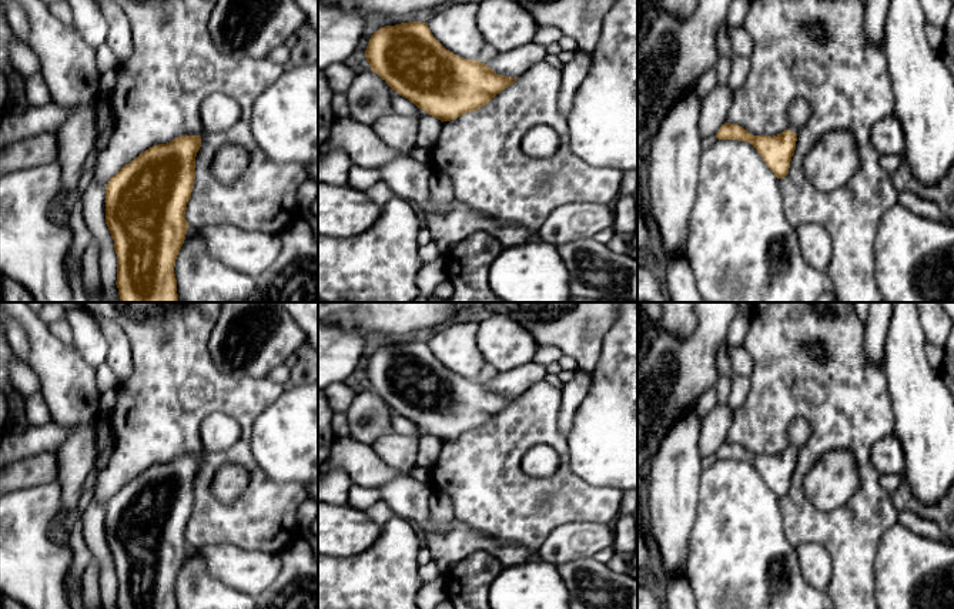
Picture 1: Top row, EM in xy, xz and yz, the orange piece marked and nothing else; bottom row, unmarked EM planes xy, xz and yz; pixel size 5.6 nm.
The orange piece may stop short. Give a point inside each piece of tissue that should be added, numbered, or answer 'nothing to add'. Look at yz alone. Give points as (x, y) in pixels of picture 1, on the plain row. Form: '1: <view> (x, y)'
1: yz (799, 431)

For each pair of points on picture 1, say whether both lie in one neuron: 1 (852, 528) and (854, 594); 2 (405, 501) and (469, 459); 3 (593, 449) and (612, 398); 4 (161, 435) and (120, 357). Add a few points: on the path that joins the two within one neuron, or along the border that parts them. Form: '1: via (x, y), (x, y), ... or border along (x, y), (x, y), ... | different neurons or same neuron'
1: via (852, 544), (853, 578) | same neuron
2: border along (429, 485), (434, 489) | different neurons
3: via (606, 437), (612, 431), (612, 411) | same neuron
4: border along (130, 341), (133, 372), (120, 381) | different neurons

